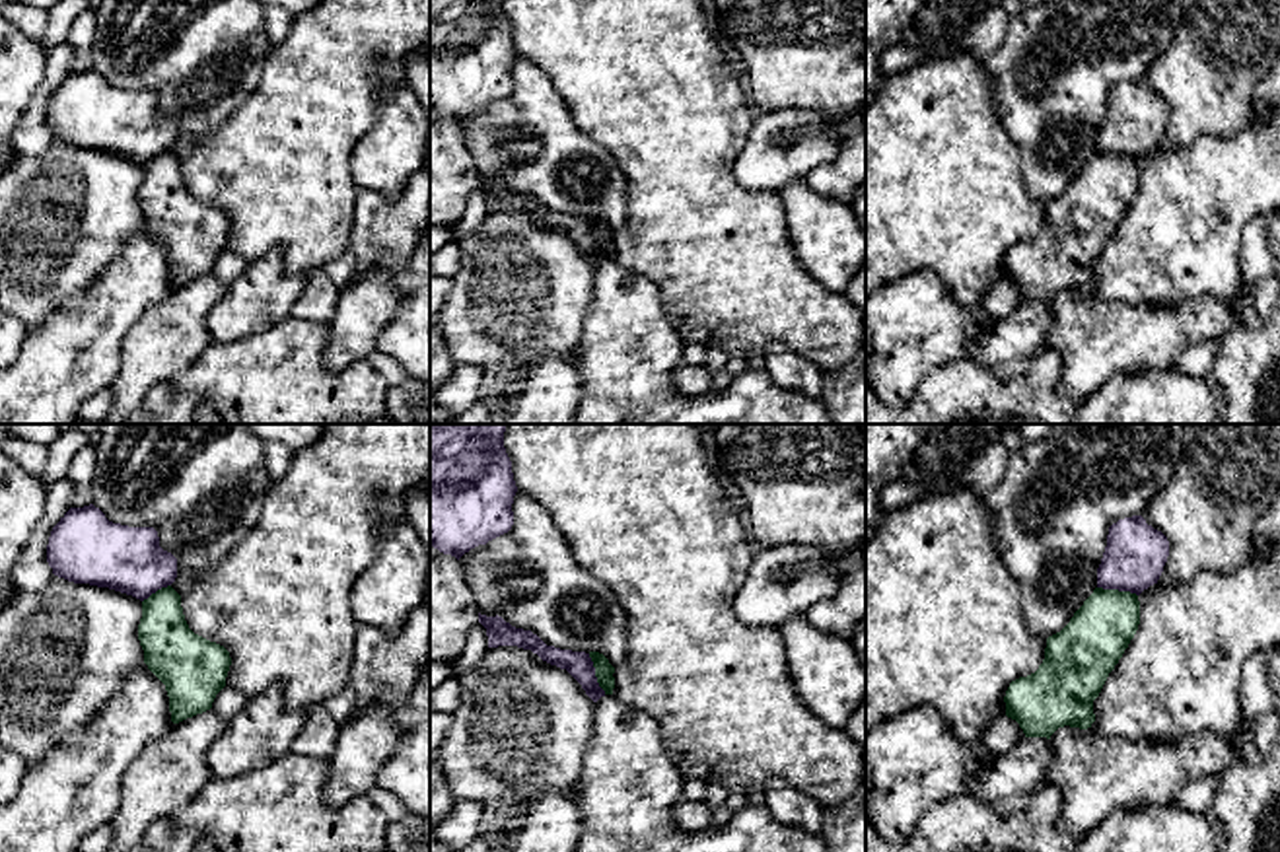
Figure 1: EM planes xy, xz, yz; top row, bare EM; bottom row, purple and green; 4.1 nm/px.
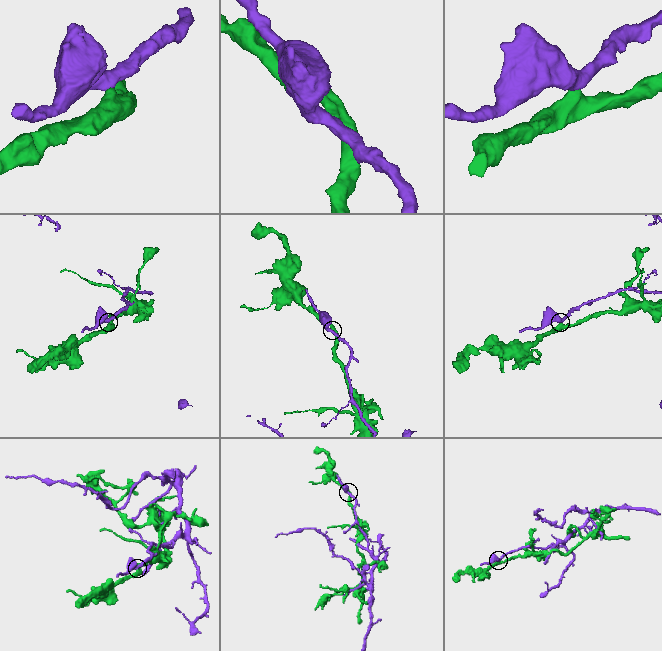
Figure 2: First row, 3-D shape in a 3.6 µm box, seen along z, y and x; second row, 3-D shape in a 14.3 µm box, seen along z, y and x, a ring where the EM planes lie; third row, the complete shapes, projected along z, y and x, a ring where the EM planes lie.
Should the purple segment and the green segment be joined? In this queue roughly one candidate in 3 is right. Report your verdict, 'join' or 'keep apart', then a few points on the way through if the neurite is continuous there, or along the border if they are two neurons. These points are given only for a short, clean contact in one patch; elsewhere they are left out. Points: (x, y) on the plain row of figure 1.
keep apart; border along xz (588, 218), (596, 246), (605, 257)

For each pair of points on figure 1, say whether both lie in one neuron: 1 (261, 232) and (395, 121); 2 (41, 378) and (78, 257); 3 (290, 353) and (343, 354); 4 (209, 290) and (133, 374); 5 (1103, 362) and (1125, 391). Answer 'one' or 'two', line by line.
1: two
2: two
3: two
4: one
5: two

